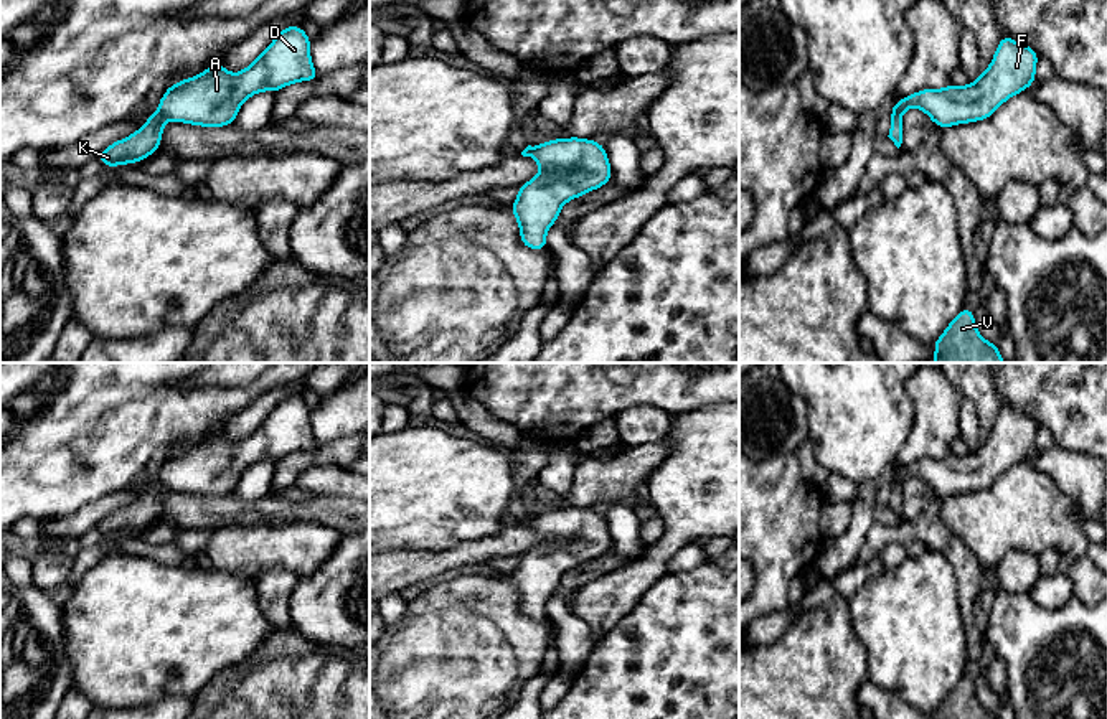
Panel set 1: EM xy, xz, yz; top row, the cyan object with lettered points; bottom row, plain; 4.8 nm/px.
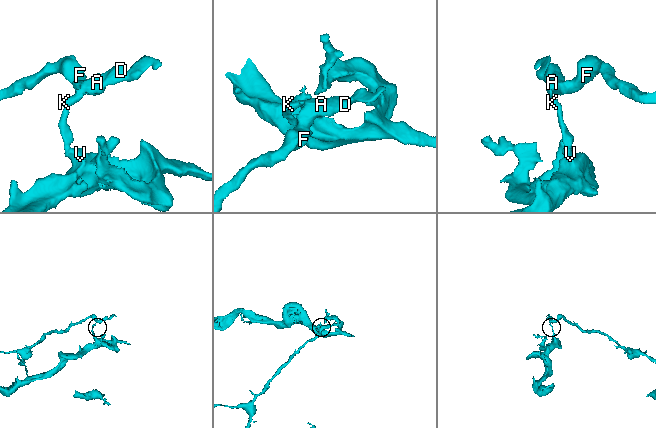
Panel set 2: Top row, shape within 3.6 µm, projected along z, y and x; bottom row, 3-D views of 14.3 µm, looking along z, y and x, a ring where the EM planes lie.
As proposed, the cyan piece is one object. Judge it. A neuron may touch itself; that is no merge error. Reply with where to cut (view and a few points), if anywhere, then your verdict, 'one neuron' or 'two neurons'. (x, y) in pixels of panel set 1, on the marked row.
cut yz (891, 111), (901, 114); two neurons

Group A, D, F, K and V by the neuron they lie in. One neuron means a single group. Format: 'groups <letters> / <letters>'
groups A D F / K V

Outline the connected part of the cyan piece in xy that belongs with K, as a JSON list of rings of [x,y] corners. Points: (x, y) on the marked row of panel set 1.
[[[153,112],[137,132],[104,148],[97,155],[99,162],[106,168],[139,163],[158,150],[163,127],[165,117],[160,112]]]

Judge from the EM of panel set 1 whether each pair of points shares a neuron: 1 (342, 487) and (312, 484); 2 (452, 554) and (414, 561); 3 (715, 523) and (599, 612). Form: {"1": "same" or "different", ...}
{"1": "same", "2": "same", "3": "same"}

